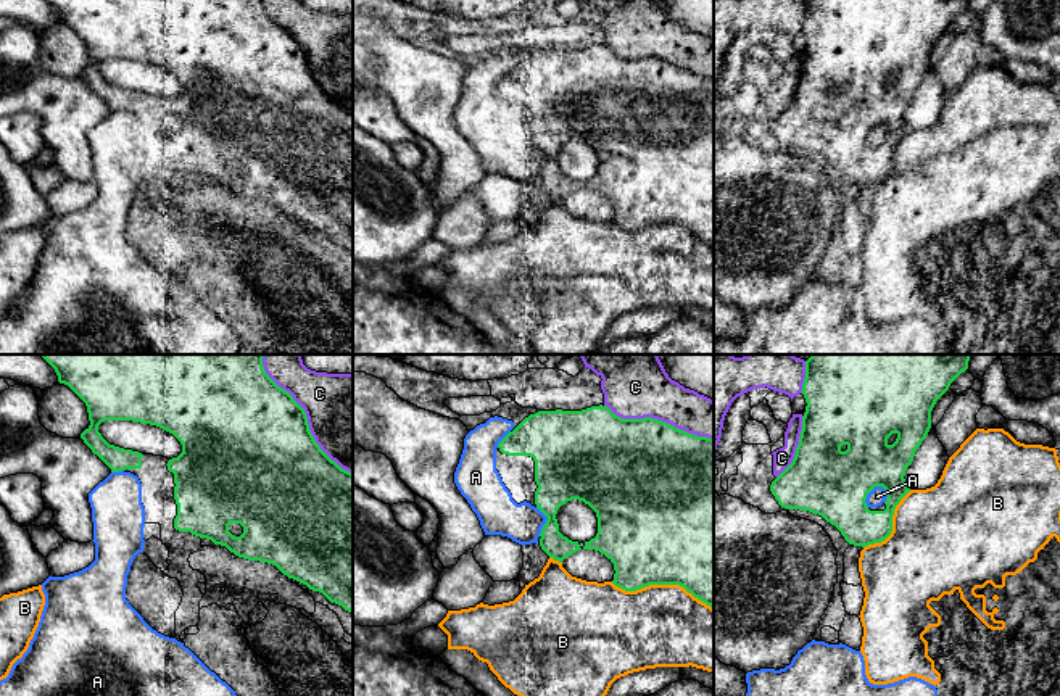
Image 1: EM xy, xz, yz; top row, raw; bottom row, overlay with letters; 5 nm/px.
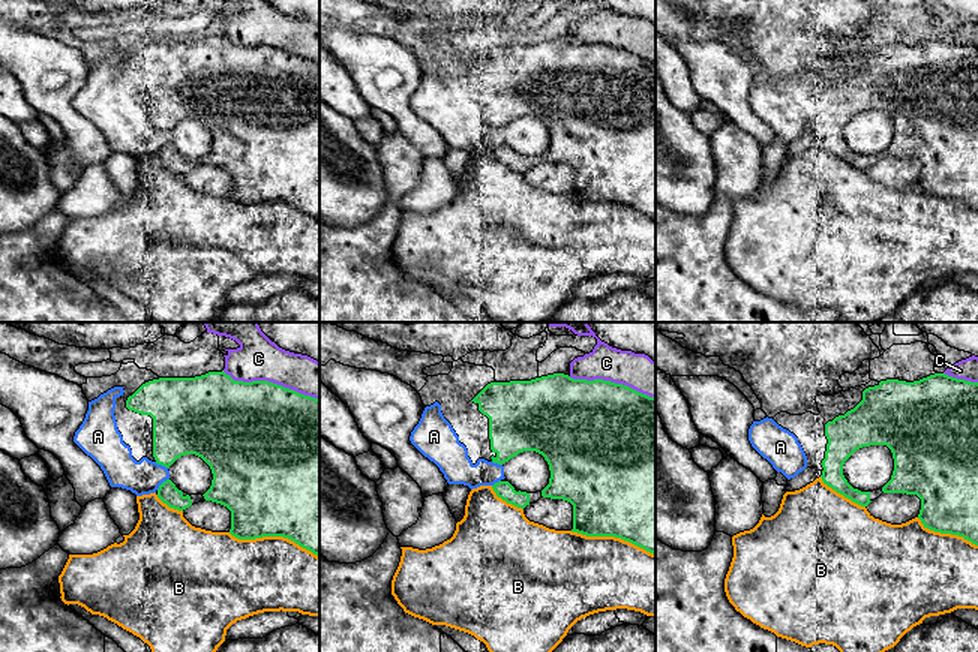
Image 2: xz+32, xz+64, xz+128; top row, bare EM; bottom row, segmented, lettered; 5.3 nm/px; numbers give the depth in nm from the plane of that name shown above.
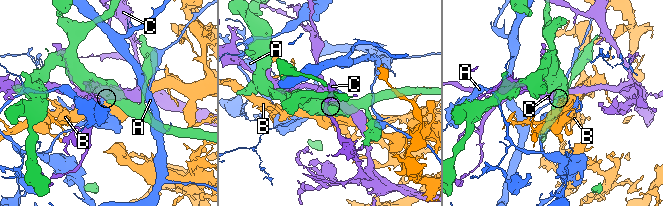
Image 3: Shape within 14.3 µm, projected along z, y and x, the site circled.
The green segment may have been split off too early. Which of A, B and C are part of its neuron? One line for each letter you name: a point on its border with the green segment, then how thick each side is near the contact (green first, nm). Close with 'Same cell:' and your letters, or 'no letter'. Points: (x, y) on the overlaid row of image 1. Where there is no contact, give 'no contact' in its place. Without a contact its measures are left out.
Same cell: no letter

